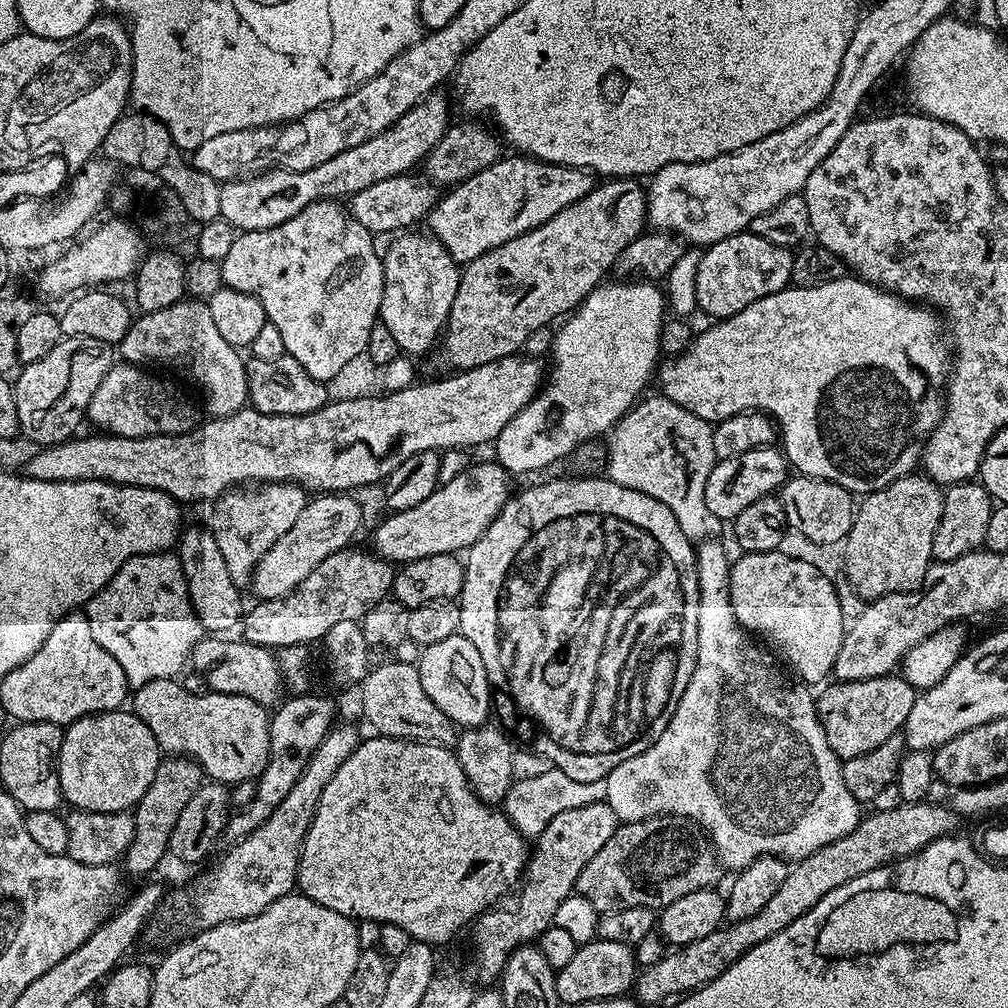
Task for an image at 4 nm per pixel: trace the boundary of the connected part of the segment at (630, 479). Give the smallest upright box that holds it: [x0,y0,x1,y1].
[606,396,724,544]

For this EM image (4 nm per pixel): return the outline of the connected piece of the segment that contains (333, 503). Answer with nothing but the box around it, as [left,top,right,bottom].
[250,494,364,601]

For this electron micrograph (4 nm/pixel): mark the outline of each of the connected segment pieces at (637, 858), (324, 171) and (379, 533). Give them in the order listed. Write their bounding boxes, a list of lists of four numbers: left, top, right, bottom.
[[575,816,722,913],[219,90,450,232],[371,462,510,566]]

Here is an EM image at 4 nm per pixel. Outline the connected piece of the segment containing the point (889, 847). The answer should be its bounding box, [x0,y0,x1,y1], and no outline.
[634,802,957,1005]

